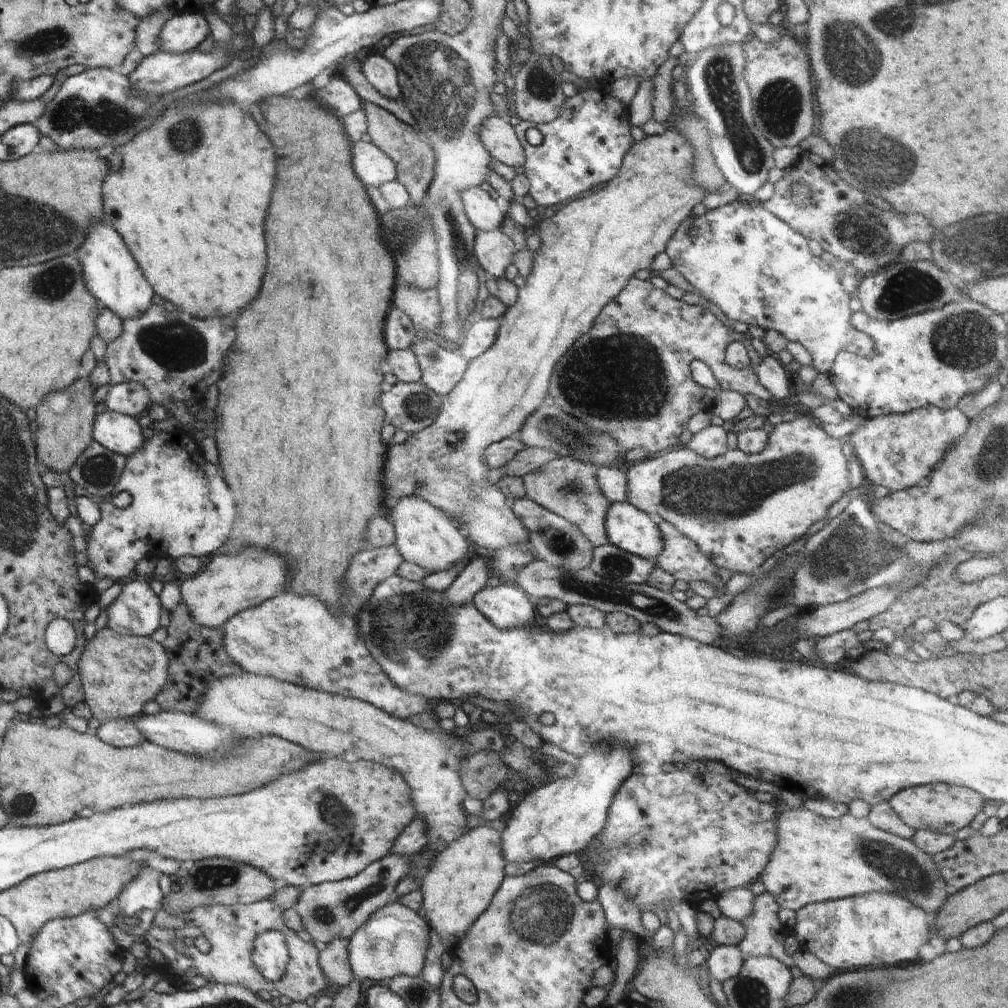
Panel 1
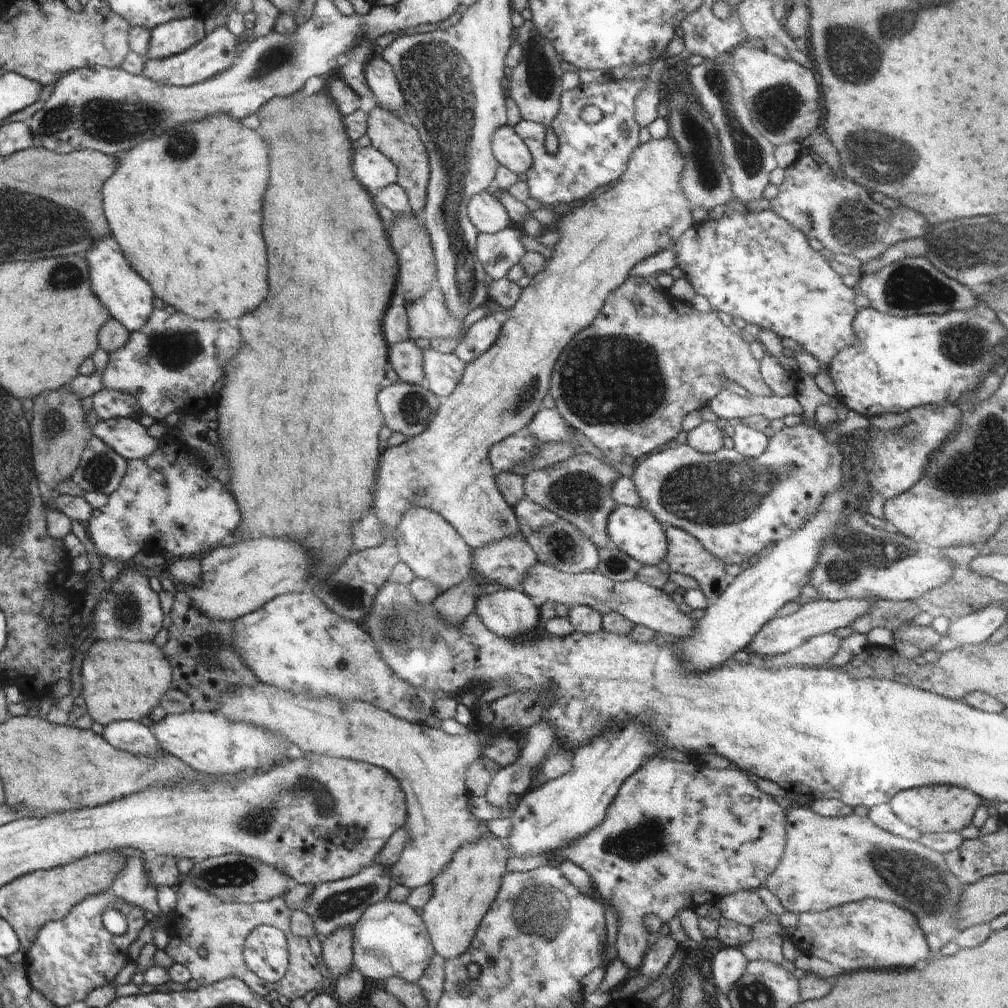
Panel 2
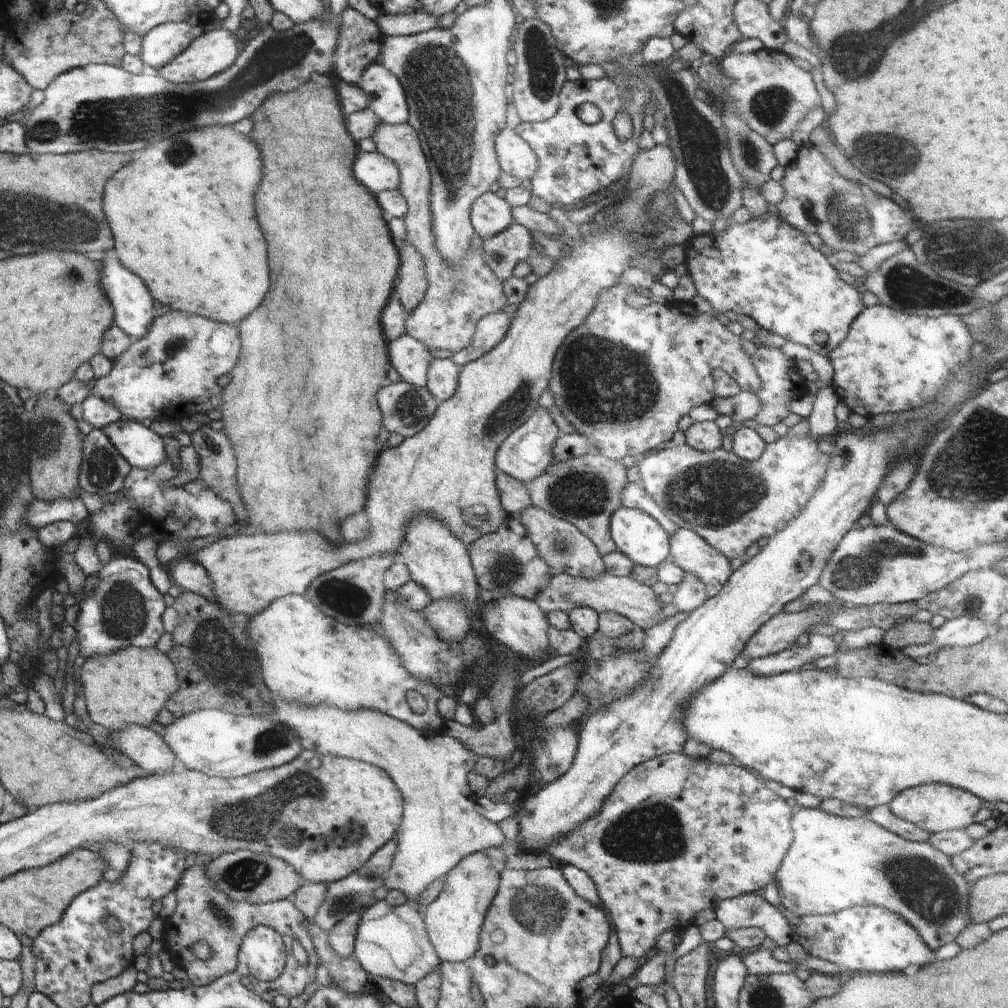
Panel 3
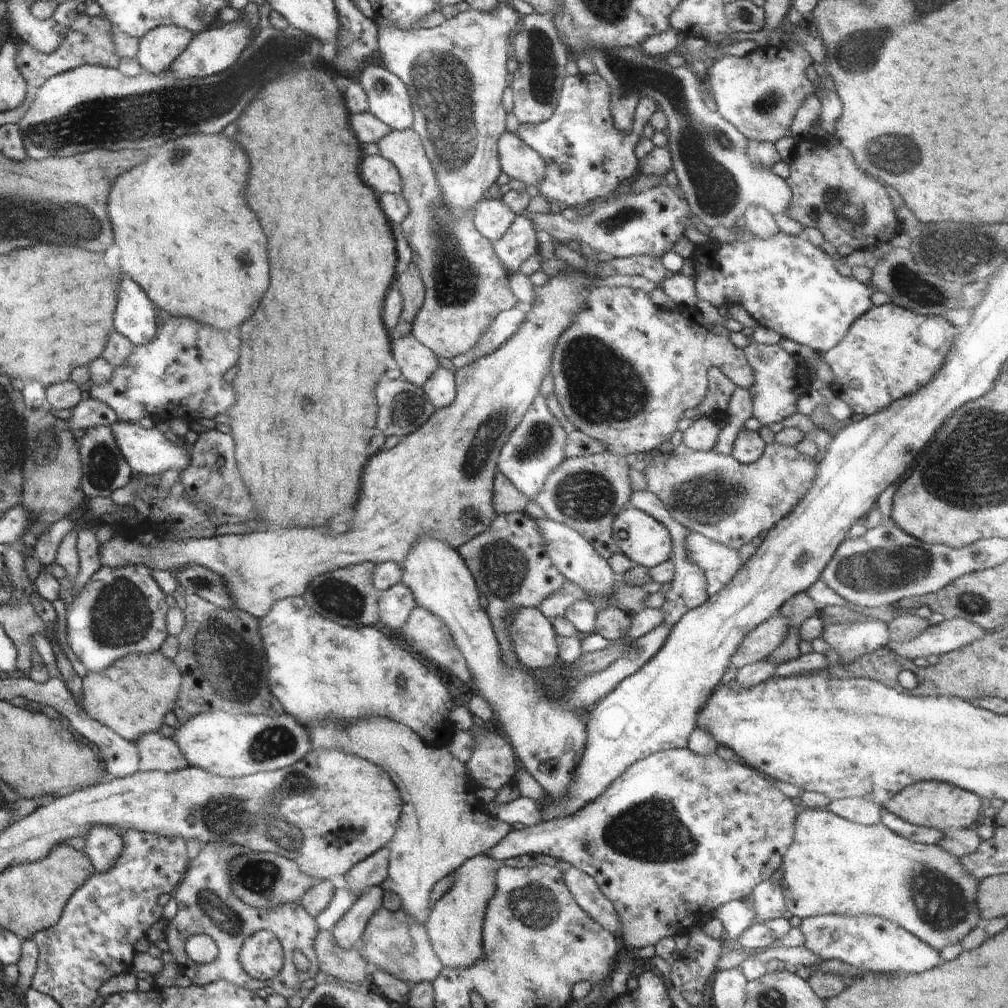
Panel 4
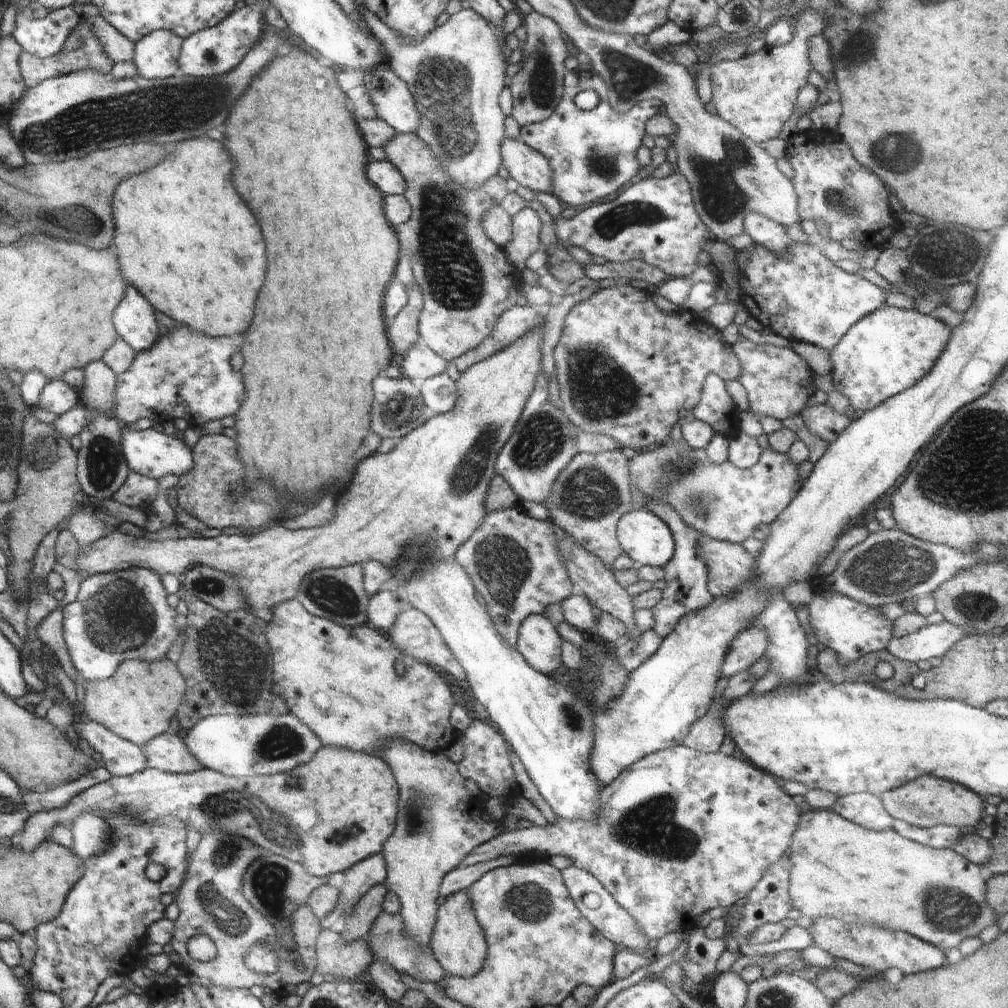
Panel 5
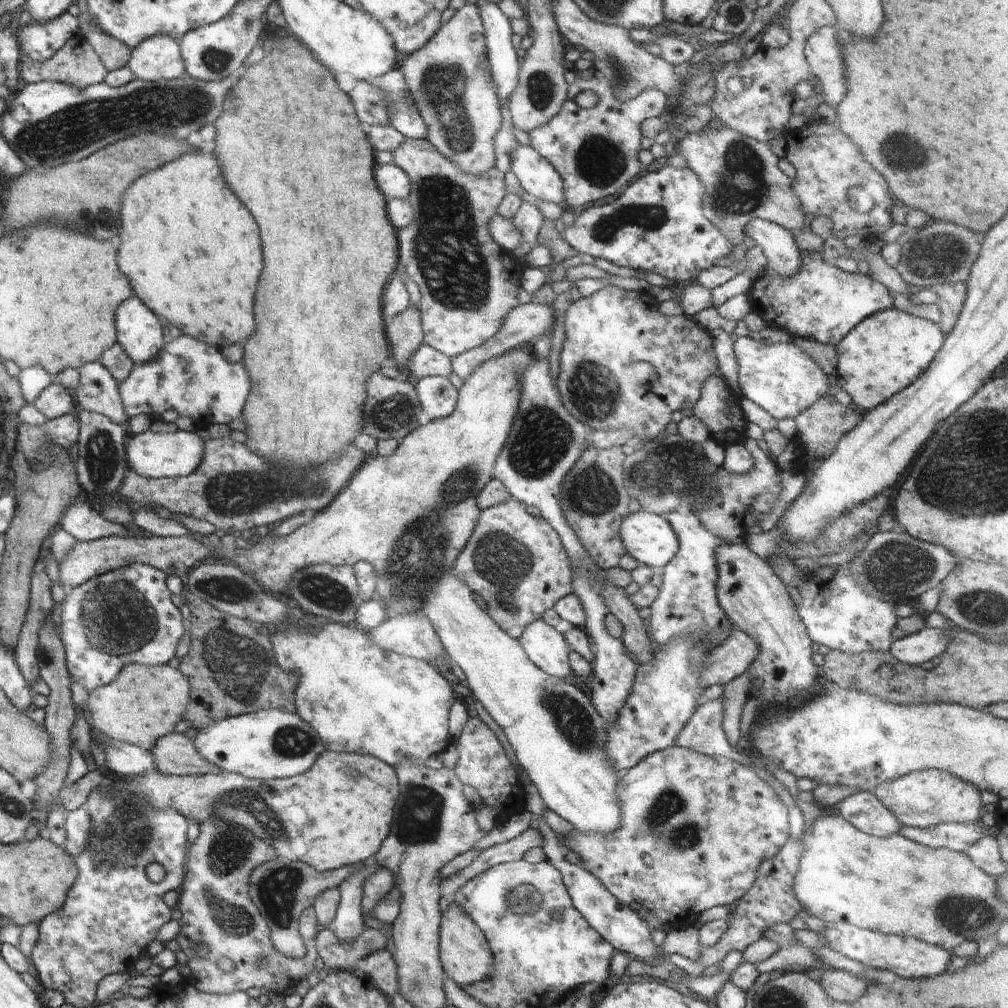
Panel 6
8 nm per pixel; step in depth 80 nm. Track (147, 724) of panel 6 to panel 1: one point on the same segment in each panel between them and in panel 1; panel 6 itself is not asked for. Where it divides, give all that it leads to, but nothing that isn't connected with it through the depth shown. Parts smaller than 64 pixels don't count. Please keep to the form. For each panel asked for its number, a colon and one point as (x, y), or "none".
1: (120, 673)
2: (122, 680)
3: (130, 687)
4: (132, 696)
5: (137, 704)

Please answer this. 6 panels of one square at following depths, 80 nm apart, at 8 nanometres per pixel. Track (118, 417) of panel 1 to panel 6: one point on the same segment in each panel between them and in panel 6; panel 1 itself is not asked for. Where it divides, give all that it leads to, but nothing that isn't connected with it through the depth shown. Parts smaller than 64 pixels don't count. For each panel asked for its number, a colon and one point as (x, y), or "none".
2: (128, 438)
3: (139, 446)
4: (148, 452)
5: (151, 453)
6: (154, 455)

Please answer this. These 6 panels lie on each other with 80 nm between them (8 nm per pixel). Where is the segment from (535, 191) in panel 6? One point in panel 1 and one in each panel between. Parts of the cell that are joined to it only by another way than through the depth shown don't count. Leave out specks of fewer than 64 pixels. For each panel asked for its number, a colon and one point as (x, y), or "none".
1: (497, 135)
2: (509, 149)
3: (515, 157)
4: (517, 159)
5: (529, 168)

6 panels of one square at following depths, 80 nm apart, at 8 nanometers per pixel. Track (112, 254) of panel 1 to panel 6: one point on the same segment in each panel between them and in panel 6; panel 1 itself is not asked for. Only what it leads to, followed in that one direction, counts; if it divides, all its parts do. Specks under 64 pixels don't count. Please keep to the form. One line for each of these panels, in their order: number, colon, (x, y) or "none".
2: (128, 298)
3: (131, 301)
4: (135, 319)
5: (134, 320)
6: (139, 331)

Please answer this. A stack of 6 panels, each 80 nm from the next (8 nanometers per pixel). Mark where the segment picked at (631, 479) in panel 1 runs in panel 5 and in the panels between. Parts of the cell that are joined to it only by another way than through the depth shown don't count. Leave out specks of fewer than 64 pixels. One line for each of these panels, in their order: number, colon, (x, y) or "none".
2: (736, 506)
3: (731, 503)
4: (713, 494)
5: (722, 501)

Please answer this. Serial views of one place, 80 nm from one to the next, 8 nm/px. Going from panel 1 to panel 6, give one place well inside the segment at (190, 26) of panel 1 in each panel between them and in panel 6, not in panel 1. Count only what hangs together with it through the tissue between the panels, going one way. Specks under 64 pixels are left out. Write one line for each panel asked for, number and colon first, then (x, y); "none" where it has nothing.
2: (178, 35)
3: (162, 44)
4: (158, 49)
5: (156, 56)
6: (158, 58)

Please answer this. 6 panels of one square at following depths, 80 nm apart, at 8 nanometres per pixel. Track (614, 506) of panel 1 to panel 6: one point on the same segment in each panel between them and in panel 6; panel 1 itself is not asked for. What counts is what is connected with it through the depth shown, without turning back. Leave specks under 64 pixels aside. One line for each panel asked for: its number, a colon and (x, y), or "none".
2: (634, 530)
3: (636, 534)
4: (640, 537)
5: (642, 535)
6: (647, 537)

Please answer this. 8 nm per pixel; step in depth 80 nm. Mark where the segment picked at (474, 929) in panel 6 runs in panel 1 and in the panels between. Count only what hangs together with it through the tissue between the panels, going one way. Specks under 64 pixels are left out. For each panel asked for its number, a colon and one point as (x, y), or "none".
1: (460, 882)
2: (462, 893)
3: (453, 920)
4: (455, 925)
5: (458, 942)

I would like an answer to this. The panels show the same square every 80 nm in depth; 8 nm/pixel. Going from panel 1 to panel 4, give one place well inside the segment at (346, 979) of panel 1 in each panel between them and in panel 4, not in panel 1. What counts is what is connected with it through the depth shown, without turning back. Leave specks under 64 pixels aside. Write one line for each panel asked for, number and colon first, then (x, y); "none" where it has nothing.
2: (337, 951)
3: (341, 937)
4: (347, 932)

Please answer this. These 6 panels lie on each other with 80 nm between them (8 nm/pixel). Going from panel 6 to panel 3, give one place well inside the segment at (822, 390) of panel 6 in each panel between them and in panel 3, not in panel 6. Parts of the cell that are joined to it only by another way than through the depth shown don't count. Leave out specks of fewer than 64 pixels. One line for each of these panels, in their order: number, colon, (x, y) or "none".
3: (782, 382)
4: (780, 379)
5: (778, 381)

